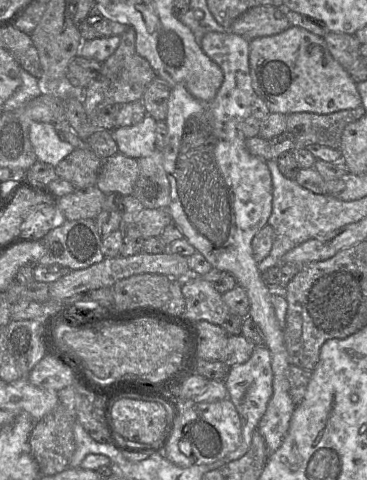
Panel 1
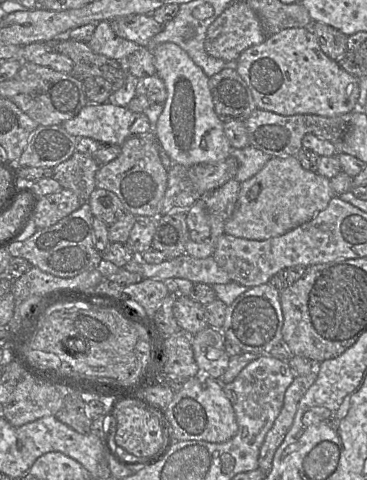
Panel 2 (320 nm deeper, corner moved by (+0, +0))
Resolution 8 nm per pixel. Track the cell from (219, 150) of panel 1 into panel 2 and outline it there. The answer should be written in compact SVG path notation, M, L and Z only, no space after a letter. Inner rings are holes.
M232 179L210 194L204 196L207 212L209 214L209 225L211 234L209 240L216 248L217 239L224 234L224 227L232 215L240 192L241 183Z

